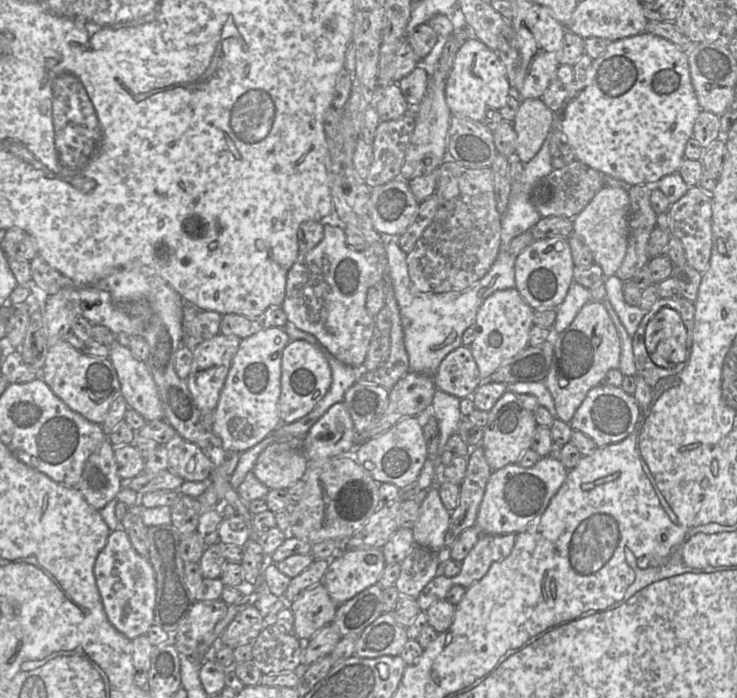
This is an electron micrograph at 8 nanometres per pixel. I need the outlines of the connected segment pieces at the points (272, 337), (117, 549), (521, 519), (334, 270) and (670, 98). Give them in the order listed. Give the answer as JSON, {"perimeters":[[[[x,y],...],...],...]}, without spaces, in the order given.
{"perimeters":[[[[277,327],[262,328],[241,339],[213,413],[212,432],[221,440],[225,451],[243,453],[282,423],[279,416],[281,359],[290,340],[287,333]]],[[[125,530],[111,531],[107,543],[96,558],[94,575],[102,605],[109,622],[129,640],[146,635],[153,625],[154,606],[156,600],[155,572],[150,561],[142,557],[134,549]]],[[[551,456],[530,468],[516,464],[493,470],[479,507],[476,525],[482,534],[518,534],[533,527],[566,481],[568,470]]],[[[323,227],[324,236],[319,244],[307,252],[299,252],[290,268],[281,308],[289,322],[315,336],[336,359],[362,368],[375,330],[375,318],[366,309],[367,292],[382,281],[383,266],[368,247],[363,251],[350,248],[342,227]]],[[[643,32],[610,42],[605,51],[598,58],[592,60],[585,80],[580,82],[573,81],[570,84],[567,98],[557,112],[560,115],[560,129],[567,137],[568,144],[575,154],[575,160],[582,162],[599,173],[624,181],[628,185],[642,185],[655,182],[673,172],[679,172],[679,167],[685,159],[684,151],[686,143],[693,136],[693,127],[701,111],[702,108],[698,103],[691,83],[686,52],[665,38]]]]}

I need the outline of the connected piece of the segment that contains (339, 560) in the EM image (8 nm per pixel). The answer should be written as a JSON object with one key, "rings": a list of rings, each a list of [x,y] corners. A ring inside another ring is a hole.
{"rings":[[[381,549],[342,551],[330,561],[321,583],[331,599],[341,605],[377,584],[385,566]]]}

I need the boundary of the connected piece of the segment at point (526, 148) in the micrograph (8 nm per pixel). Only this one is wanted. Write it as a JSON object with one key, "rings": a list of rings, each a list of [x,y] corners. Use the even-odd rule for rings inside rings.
{"rings":[[[540,98],[524,99],[511,123],[516,132],[516,150],[509,163],[529,162],[540,150],[553,125],[554,112]]]}

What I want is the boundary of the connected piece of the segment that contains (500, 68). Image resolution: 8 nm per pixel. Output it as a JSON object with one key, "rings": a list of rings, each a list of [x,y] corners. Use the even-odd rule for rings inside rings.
{"rings":[[[469,38],[458,50],[445,88],[446,103],[452,115],[483,122],[488,110],[499,110],[510,95],[507,70],[499,57],[478,38]]]}

